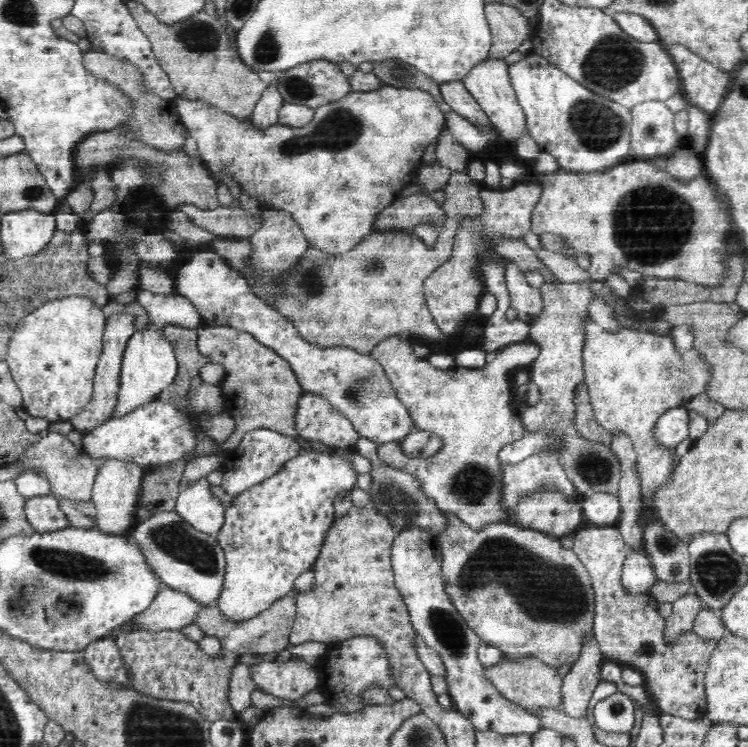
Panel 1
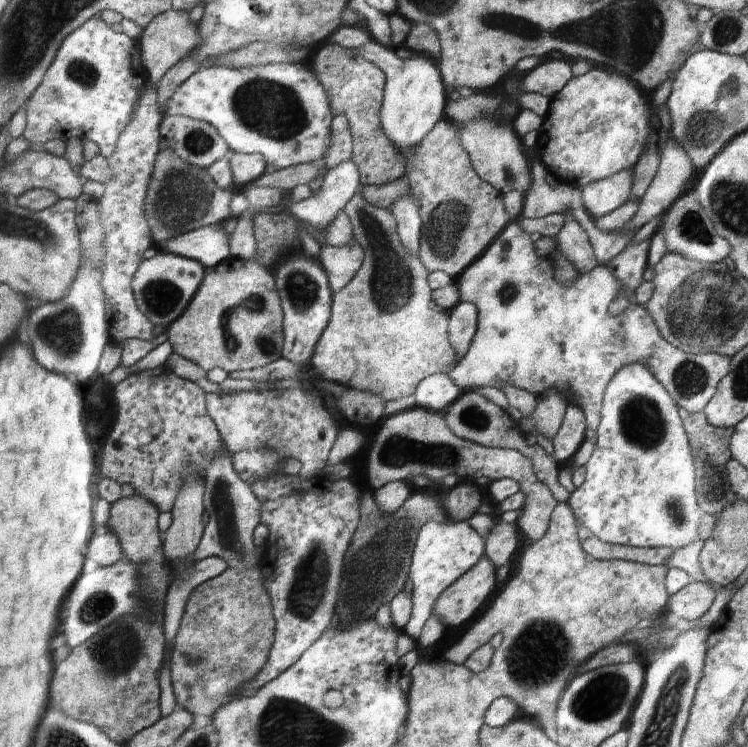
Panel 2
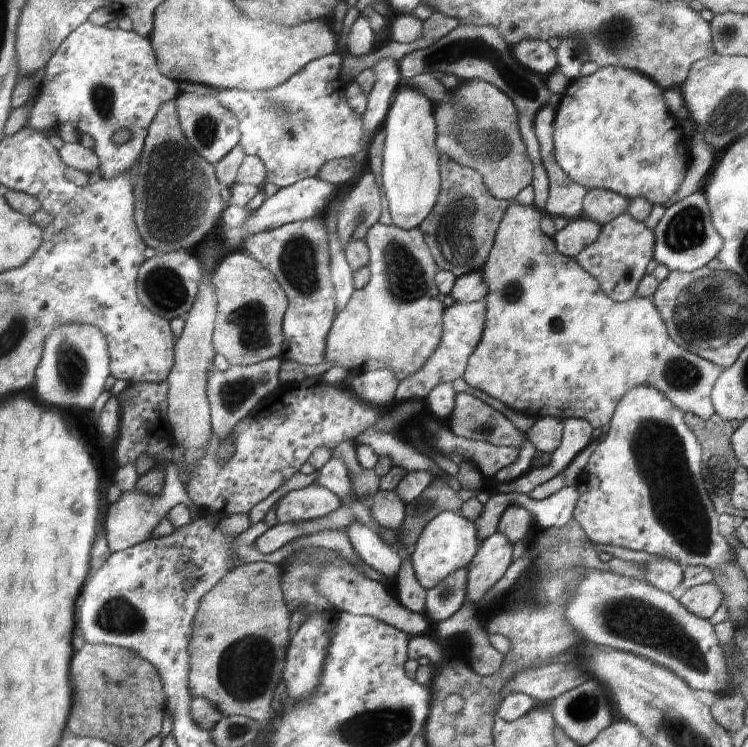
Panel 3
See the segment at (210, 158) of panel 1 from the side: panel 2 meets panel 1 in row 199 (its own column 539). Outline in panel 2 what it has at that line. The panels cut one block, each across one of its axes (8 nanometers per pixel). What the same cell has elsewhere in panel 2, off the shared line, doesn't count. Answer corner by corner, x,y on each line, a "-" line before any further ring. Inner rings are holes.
515,220
513,223
506,227
506,232
502,232
502,236
498,236
498,240
493,240
490,243
490,252
486,252
486,256
482,256
482,260
478,260
478,264
474,264
474,268
466,268
462,272
461,276
456,280
458,285
458,292
460,292
460,301
469,302
474,304
477,308
477,331
472,339
472,342
466,352
466,354
455,364
452,369
449,369
447,375
450,380
454,381
454,384
458,385
464,392
474,390
474,388
482,388
482,386
500,386
500,384
514,384
516,388
520,390
531,392
538,399
542,392
548,392
552,388
560,390
569,403
578,404
580,408
585,410
585,416
589,419
589,427
592,433
596,433
601,422
601,410
604,406
605,391
608,390
609,383
612,382
614,376
622,367
628,367
629,364
638,363
646,365
655,377
669,391
670,396
677,401
678,406
682,409
688,410
688,412
700,412
705,410
705,406
710,402
712,396
716,392
718,383
730,370
730,358
728,356
722,356
718,353
687,353
683,349
674,348
669,341
661,335
660,329
657,327
656,321
653,319
652,314
638,302
634,302
634,291
628,294
628,308
619,315
614,316
614,313
610,312
609,307
612,306
612,302
620,294
622,286
620,282
614,278
613,273
607,268
606,265
599,264
596,268
588,274
581,274
580,278
572,284
572,286
563,285
556,277
556,269
552,258
549,256
538,256
536,254
536,248
534,248
534,242
530,240
530,236
519,224
519,220

